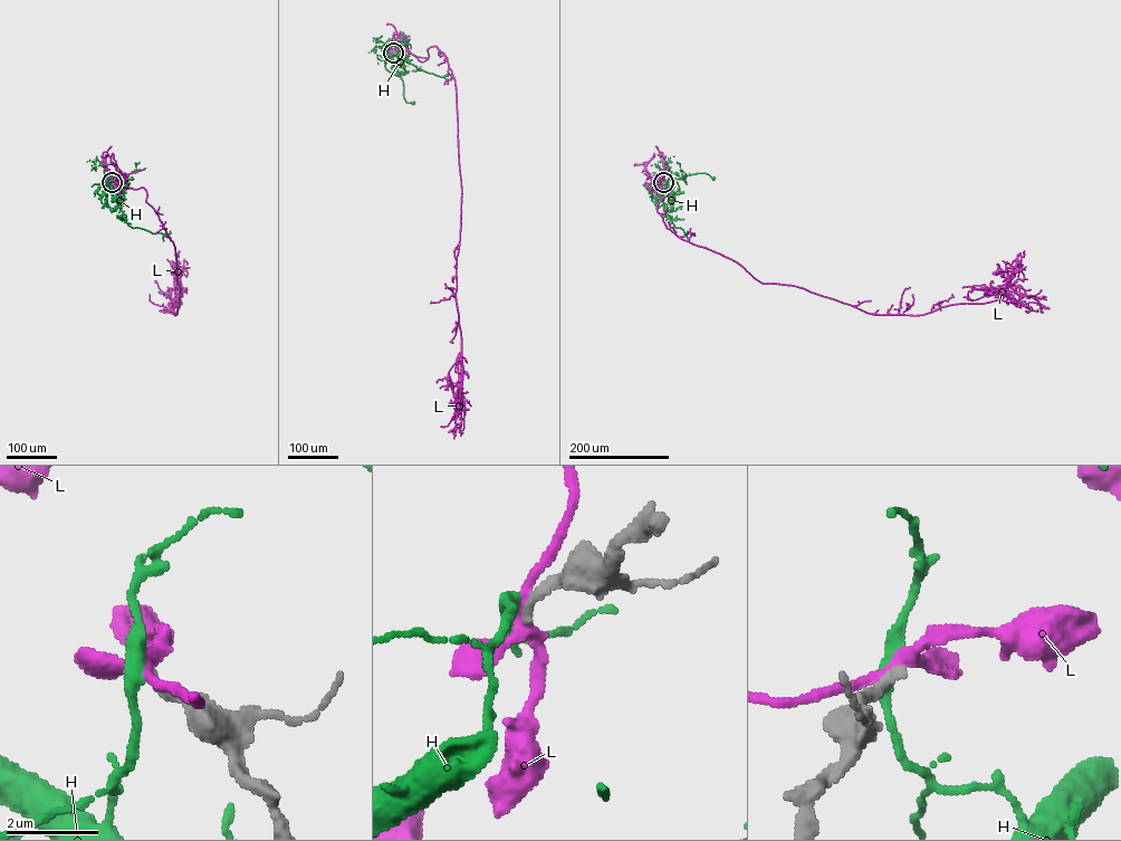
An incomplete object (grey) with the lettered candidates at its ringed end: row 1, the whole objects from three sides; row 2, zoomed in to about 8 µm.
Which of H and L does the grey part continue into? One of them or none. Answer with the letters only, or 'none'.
none

